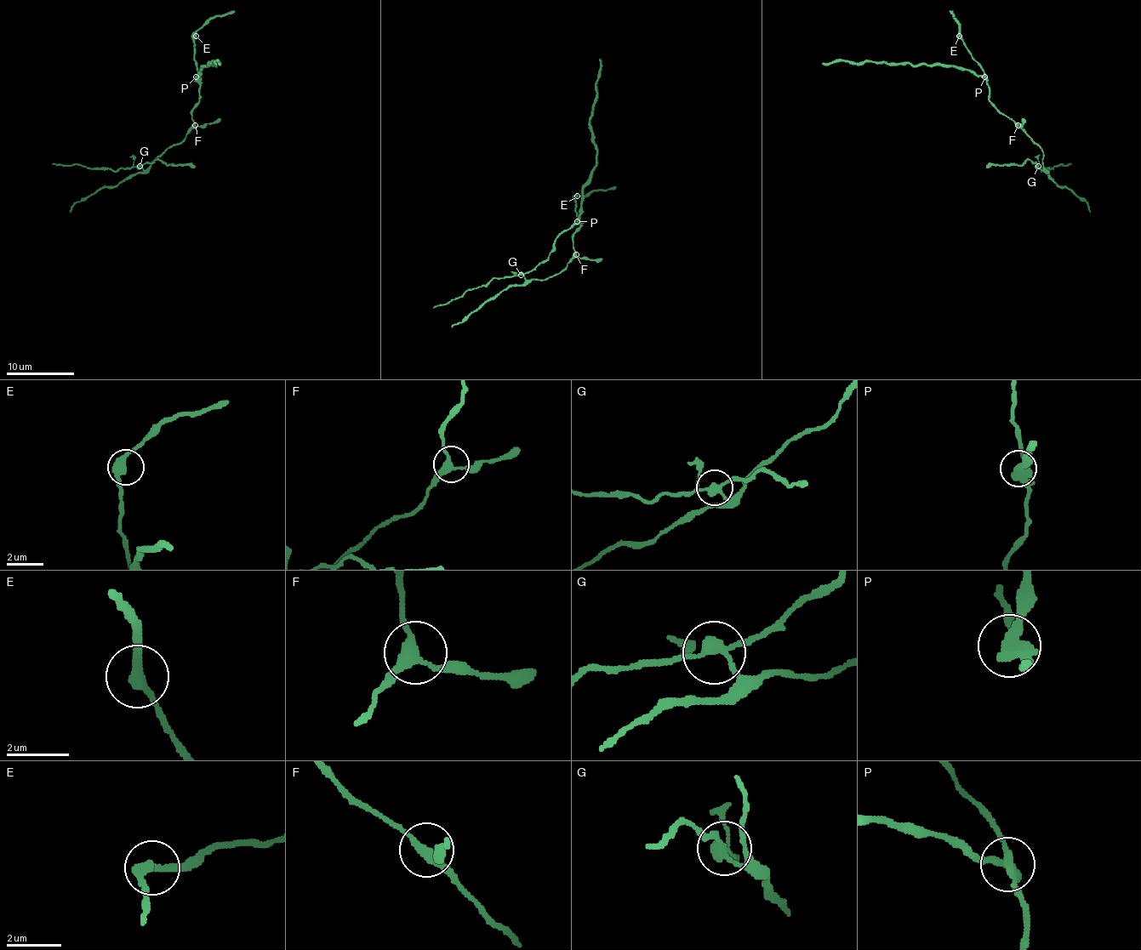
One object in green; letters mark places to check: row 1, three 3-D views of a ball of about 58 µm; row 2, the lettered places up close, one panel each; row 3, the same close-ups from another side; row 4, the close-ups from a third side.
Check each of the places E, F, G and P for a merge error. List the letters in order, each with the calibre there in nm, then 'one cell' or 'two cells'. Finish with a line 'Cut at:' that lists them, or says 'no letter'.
E: 360 nm thick; one cell
F: 280 nm thick; one cell
G: 260 nm thick; two cells
P: 340 nm thick; two cells
Cut at: G, P

